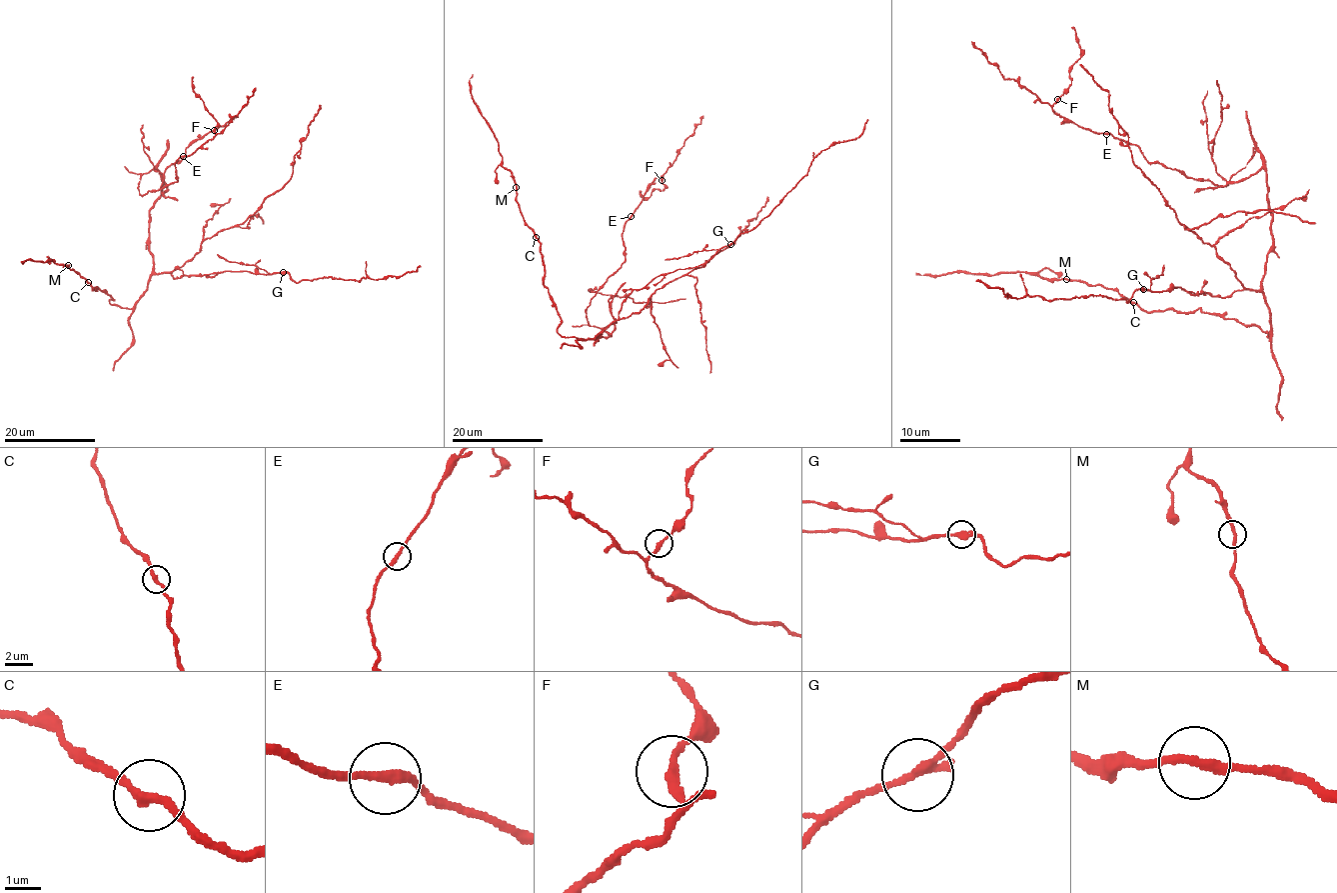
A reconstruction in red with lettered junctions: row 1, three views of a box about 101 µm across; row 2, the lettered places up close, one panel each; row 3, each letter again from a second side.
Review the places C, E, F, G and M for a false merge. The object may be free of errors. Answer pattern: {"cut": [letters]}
{"cut": ["G"]}

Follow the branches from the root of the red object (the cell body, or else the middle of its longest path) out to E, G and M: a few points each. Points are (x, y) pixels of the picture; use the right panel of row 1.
E: (1268, 253), (1271, 209), (1265, 159), (1257, 150), (1226, 185), (1215, 185), (1150, 162), (1136, 146), (1106, 134)
G: (1268, 253), (1259, 290), (1235, 290), (1229, 296), (1218, 298), (1186, 291), (1180, 287), (1160, 291), (1144, 288)
M: (1268, 253), (1262, 293), (1270, 337), (1254, 325), (1200, 310), (1142, 311), (1112, 288), (1066, 279)

